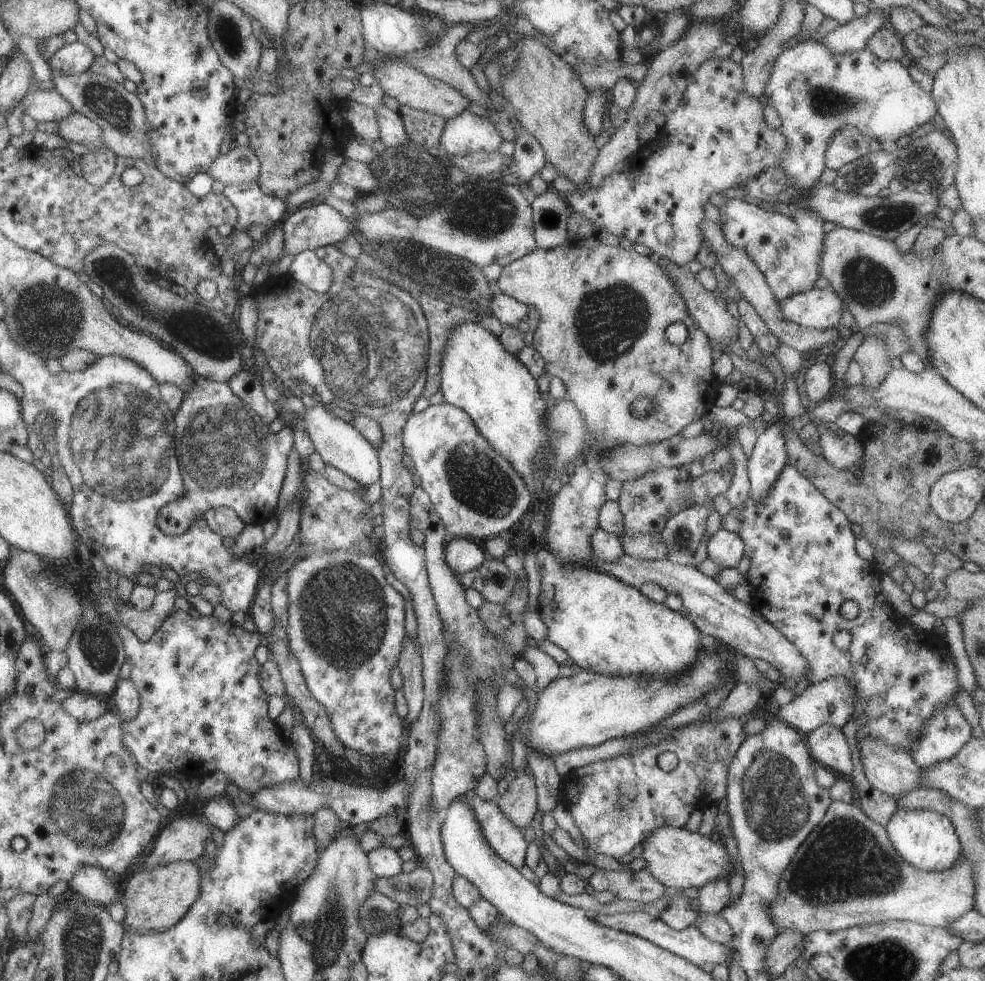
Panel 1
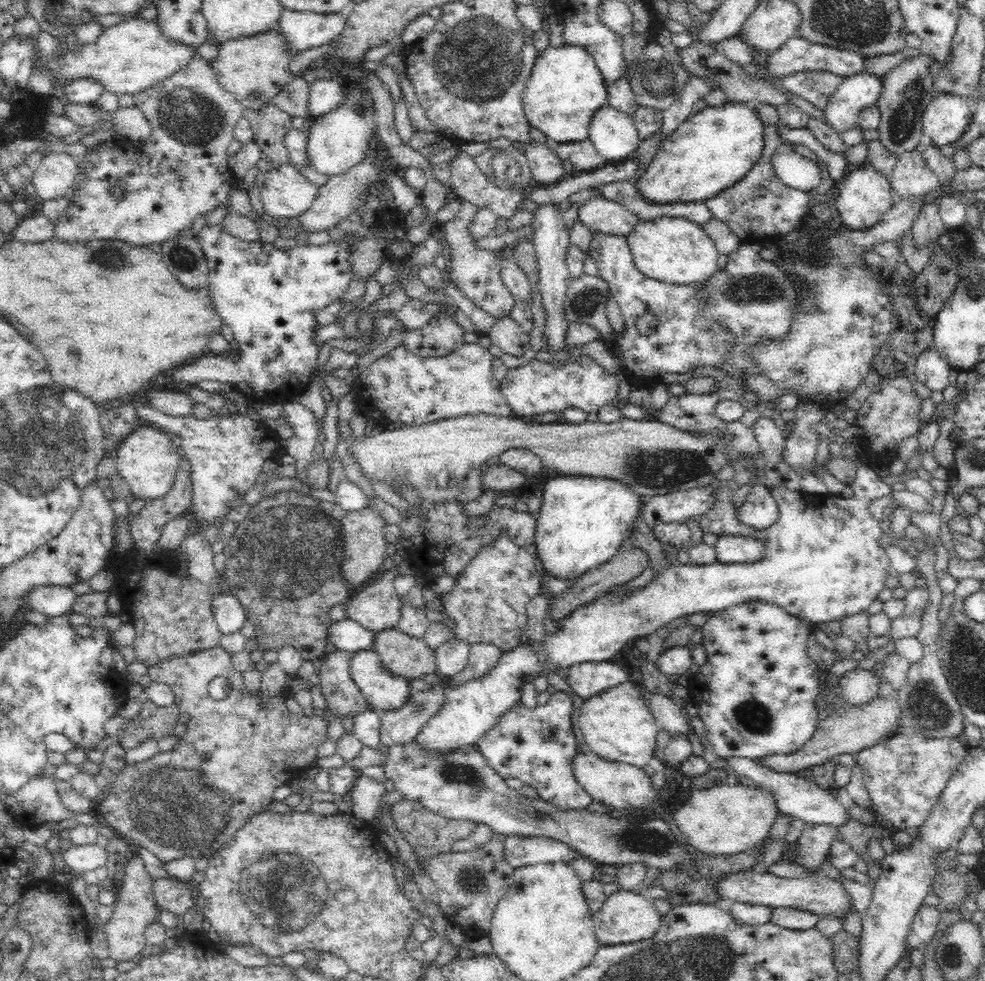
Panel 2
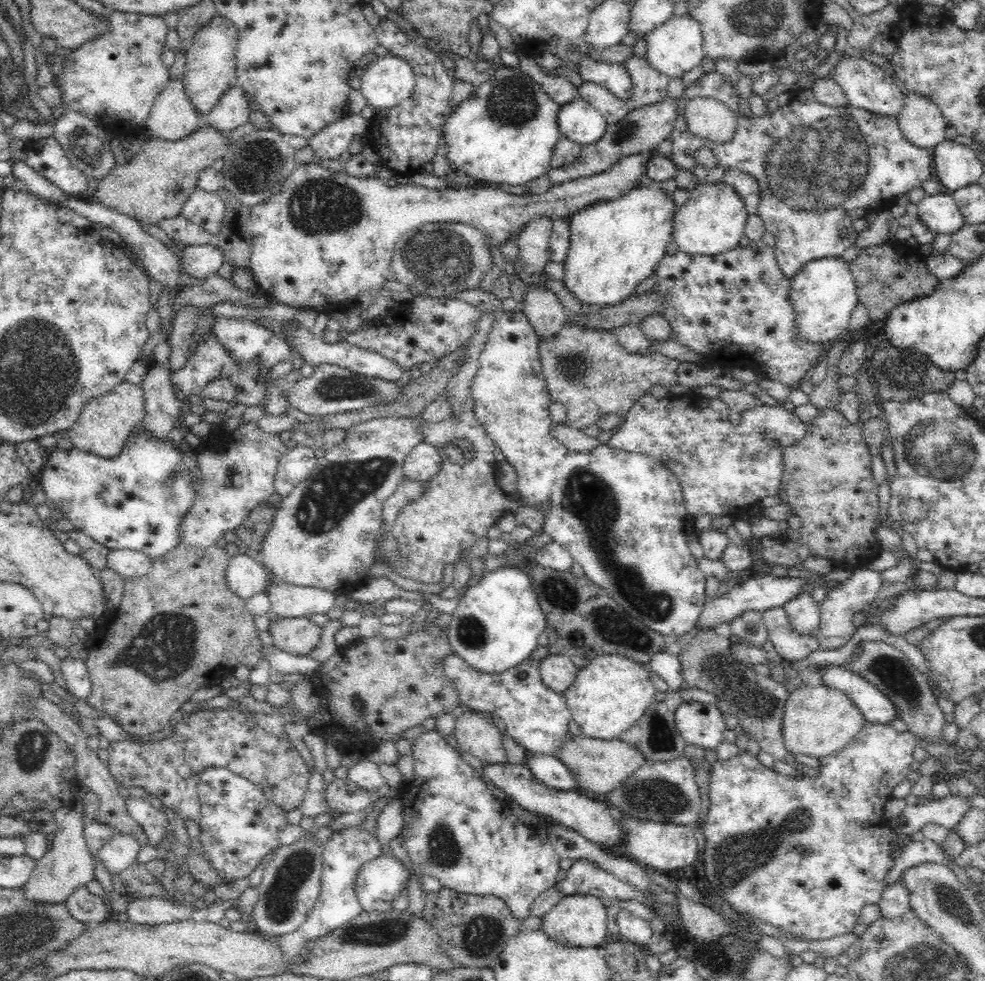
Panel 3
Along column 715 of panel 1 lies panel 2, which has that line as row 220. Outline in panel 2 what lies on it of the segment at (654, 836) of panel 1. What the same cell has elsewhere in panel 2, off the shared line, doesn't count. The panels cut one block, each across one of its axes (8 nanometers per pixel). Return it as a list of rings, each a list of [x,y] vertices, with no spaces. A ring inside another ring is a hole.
[[[869,161],[851,167],[845,177],[835,183],[834,189],[837,196],[836,208],[841,218],[839,224],[848,229],[864,230],[874,226],[890,210],[895,200],[889,176],[878,171]]]

